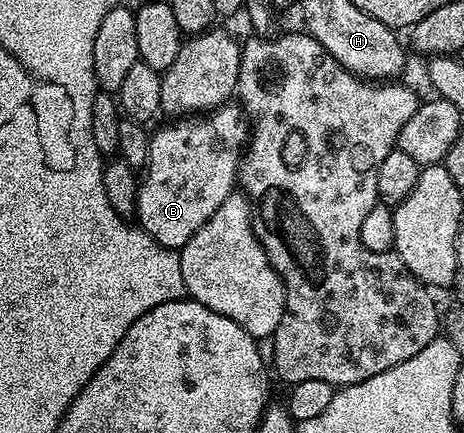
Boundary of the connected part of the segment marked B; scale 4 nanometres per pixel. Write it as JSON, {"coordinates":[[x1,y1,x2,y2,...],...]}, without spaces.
{"coordinates":[[228,104,202,116,184,116,168,123,156,134,154,131,147,143,147,161,139,182,134,217,139,229,157,240,157,244,178,251,191,239,193,232,225,204,229,195,236,193,239,163,249,141,249,122,238,105]]}

